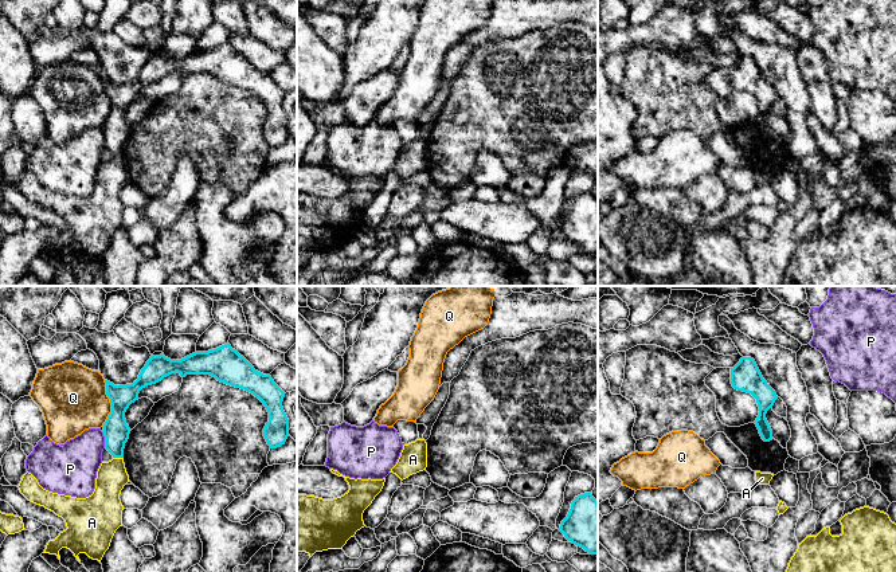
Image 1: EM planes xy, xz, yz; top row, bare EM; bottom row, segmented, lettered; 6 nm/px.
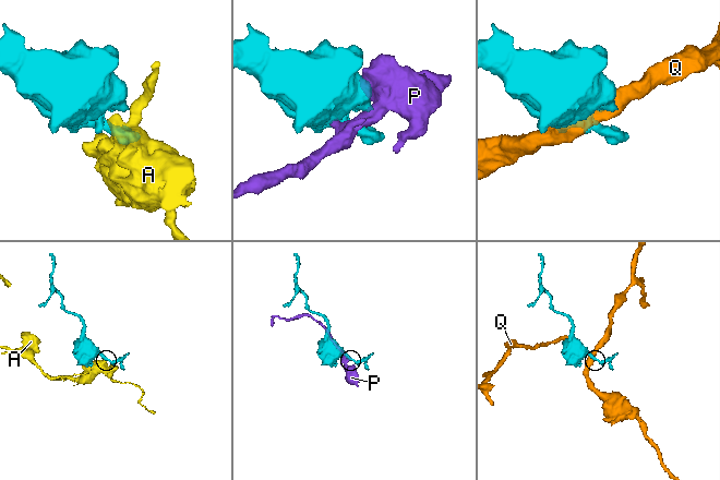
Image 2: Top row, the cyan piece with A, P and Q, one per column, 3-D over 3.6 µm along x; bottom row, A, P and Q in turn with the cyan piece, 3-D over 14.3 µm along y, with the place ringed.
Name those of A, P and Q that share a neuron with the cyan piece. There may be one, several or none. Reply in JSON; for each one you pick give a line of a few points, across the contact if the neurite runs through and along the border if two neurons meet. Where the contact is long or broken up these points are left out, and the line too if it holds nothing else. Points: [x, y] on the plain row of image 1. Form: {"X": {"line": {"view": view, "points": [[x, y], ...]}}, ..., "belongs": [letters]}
{"belongs": []}

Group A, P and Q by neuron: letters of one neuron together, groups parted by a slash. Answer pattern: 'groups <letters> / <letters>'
groups A / P / Q

